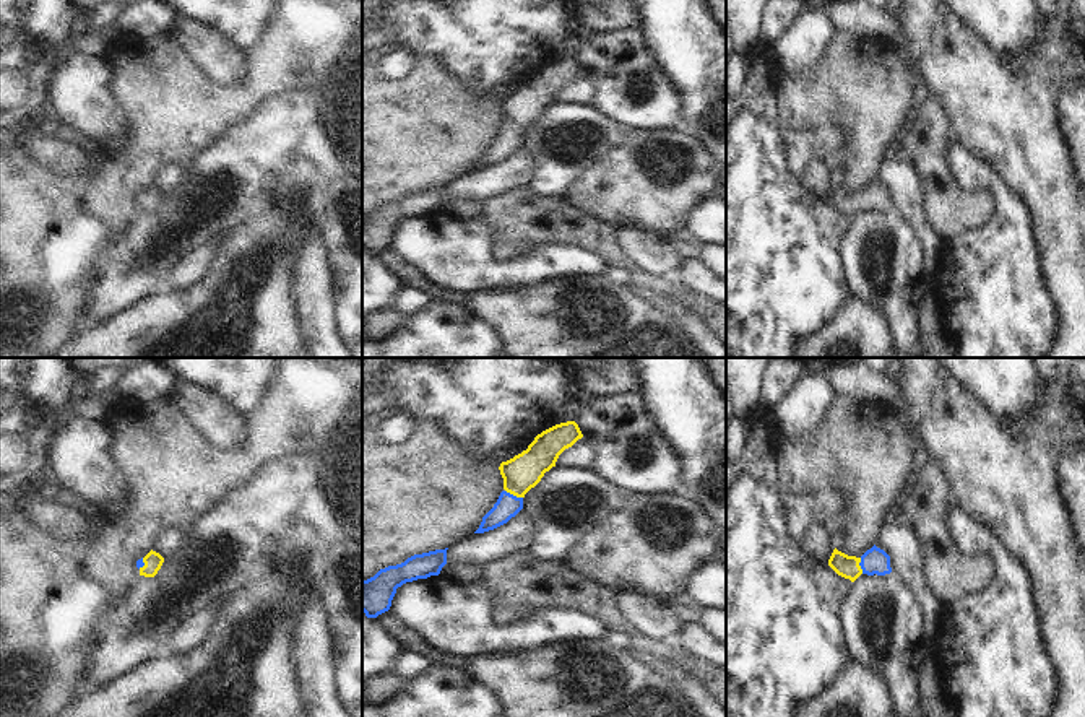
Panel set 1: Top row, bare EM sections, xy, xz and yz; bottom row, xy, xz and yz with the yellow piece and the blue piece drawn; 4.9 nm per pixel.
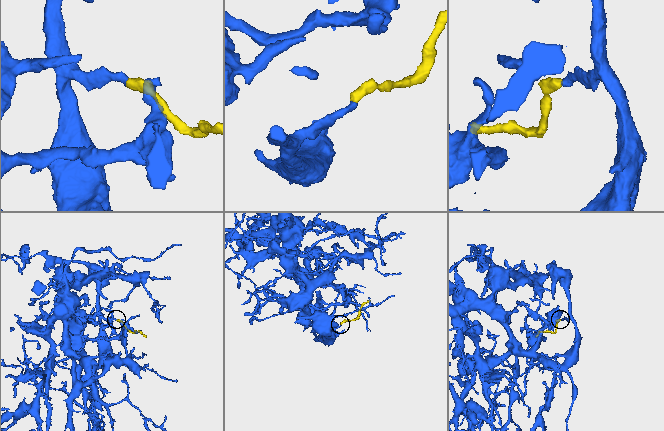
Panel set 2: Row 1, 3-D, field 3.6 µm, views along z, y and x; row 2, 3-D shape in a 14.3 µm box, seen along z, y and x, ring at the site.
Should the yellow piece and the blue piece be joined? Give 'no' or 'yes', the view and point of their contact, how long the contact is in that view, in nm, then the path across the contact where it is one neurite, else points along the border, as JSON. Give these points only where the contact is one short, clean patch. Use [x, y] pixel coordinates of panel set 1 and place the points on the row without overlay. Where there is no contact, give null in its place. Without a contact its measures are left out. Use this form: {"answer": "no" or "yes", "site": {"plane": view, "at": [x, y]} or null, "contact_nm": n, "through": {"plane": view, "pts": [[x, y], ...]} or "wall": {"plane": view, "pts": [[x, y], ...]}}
{"answer": "yes", "site": {"plane": "xz", "at": [514, 130]}, "contact_nm": 100, "through": {"plane": "xz", "pts": [[525, 106], [518, 112], [514, 130], [507, 142]]}}

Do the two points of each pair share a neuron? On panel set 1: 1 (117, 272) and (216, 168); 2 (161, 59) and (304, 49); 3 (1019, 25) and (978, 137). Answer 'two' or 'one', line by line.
1: one
2: one
3: two

